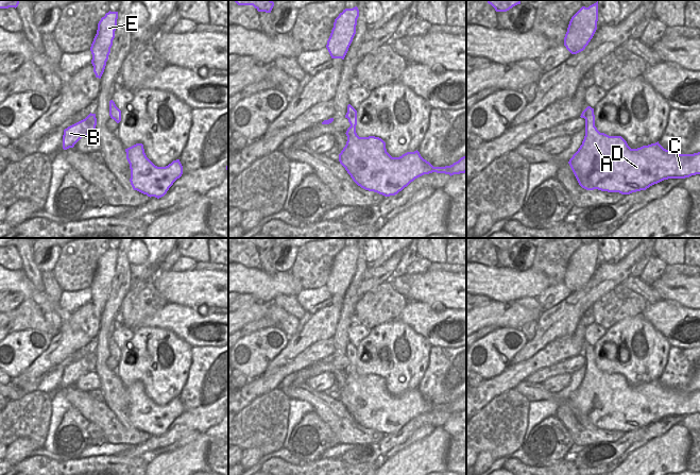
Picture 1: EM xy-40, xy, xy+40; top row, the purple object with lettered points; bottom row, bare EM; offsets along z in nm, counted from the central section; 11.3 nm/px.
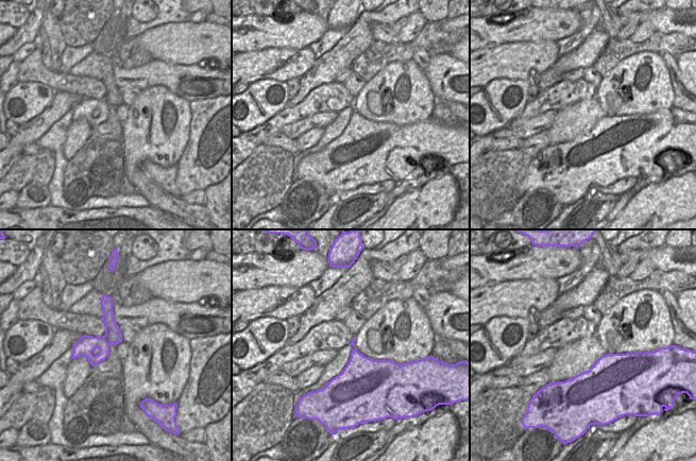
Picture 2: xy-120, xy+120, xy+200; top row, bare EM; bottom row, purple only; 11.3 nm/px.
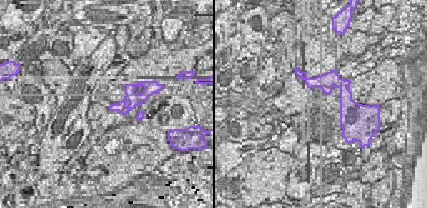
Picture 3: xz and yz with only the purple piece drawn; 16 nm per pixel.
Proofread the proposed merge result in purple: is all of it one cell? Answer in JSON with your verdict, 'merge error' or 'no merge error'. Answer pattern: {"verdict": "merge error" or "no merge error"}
{"verdict": "merge error"}

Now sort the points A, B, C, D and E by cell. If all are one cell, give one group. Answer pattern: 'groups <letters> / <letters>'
groups A C D / B E

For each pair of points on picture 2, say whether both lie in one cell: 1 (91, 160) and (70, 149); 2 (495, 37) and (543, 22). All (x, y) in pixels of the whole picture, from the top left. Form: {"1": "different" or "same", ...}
{"1": "different", "2": "same"}

